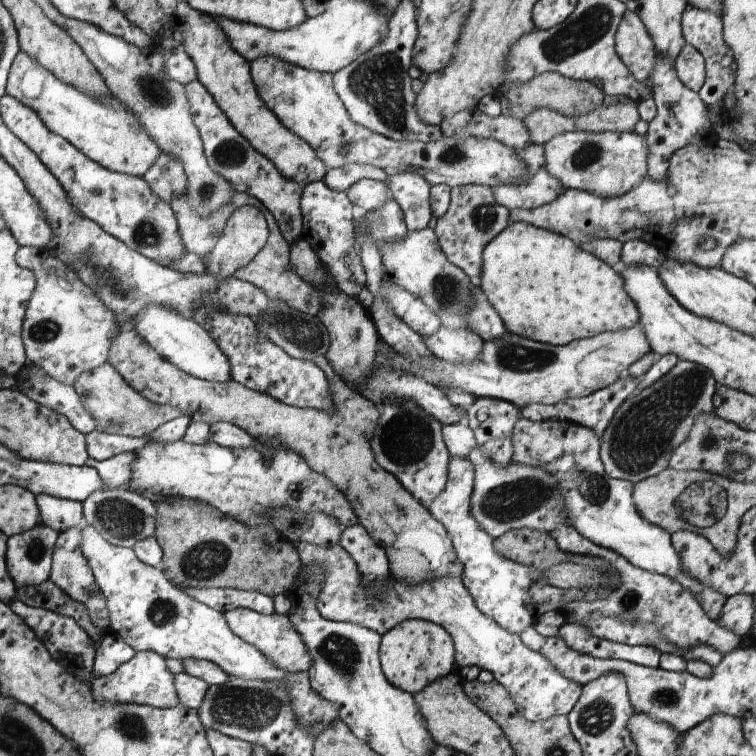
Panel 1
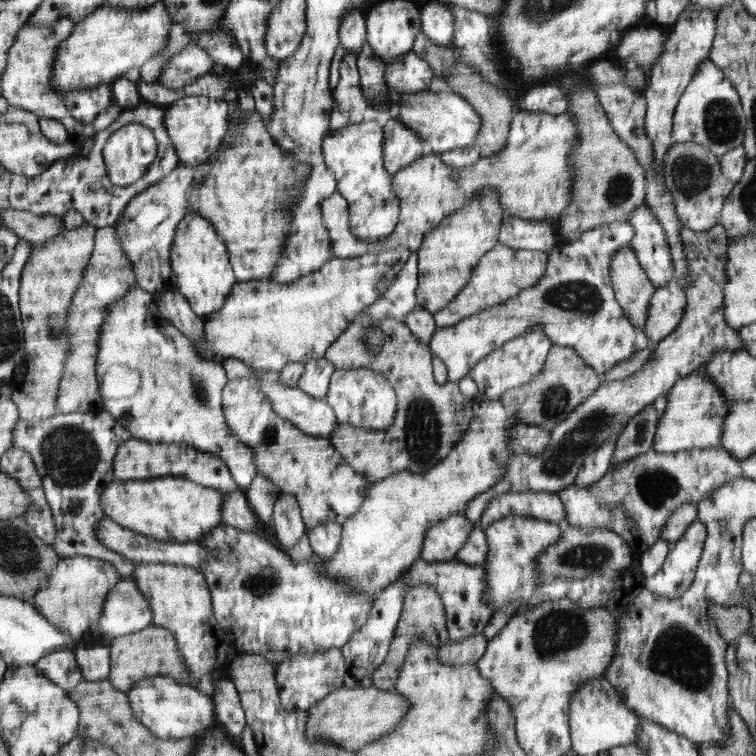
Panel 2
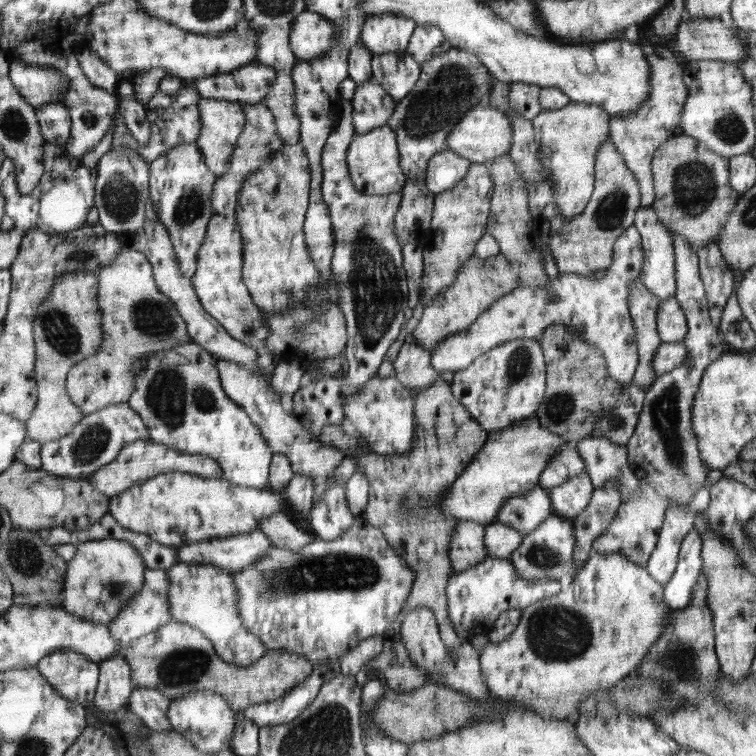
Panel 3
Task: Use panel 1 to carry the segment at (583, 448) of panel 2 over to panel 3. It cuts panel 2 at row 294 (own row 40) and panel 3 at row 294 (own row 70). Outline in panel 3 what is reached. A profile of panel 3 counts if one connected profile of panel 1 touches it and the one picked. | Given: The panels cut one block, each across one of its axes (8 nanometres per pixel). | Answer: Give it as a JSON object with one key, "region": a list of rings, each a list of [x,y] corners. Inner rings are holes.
{"region":[[[717,242],[702,247],[697,256],[699,275],[705,289],[709,315],[719,330],[724,307],[734,292],[735,271],[722,257]]]}

